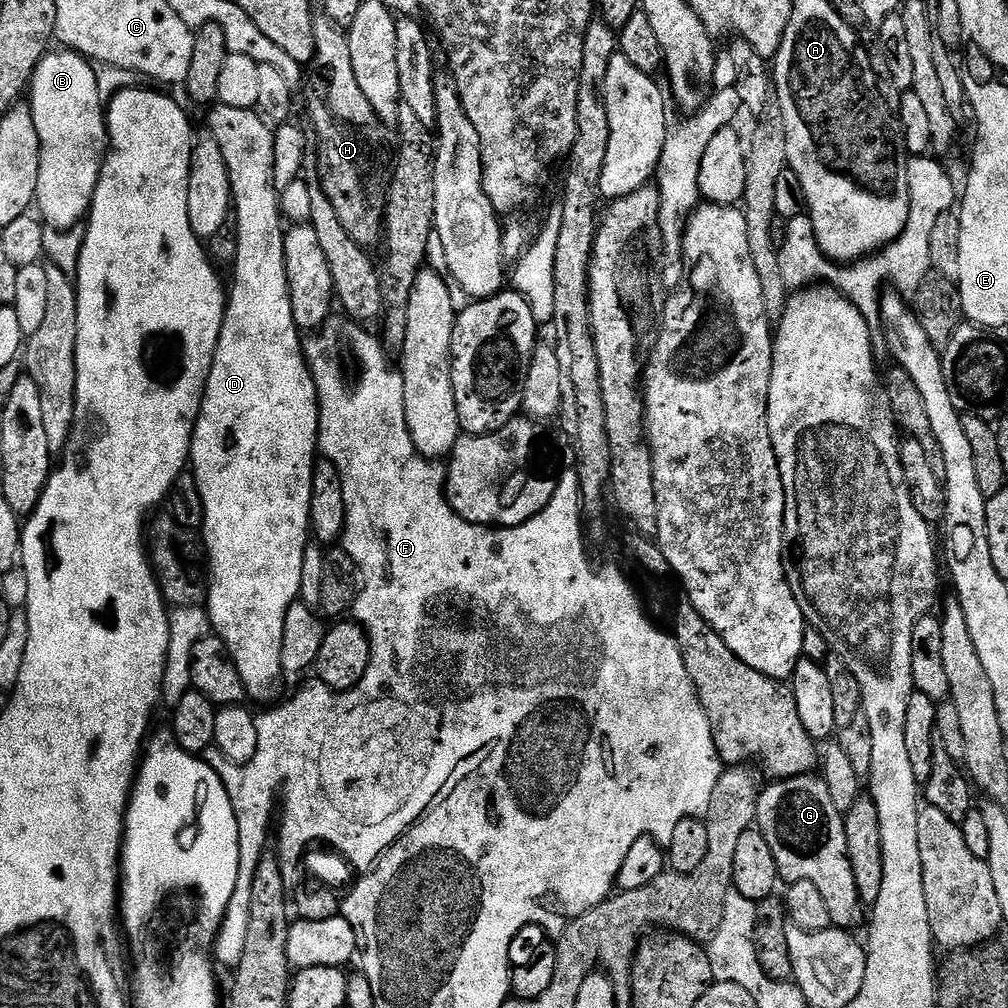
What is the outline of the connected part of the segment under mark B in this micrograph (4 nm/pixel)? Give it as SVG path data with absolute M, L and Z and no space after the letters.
M49 51L32 73L30 107L40 143L40 169L35 207L47 227L69 229L81 223L92 207L100 167L108 144L106 108L98 94L96 69L79 52Z

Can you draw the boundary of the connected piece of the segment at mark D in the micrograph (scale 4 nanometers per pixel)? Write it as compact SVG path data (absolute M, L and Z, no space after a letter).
M217 103L208 116L207 131L218 142L218 150L222 150L222 158L226 158L226 170L230 174L231 207L234 209L236 233L238 234L238 254L234 258L236 264L236 281L226 296L224 321L218 338L218 346L214 350L214 362L210 366L210 378L206 382L206 390L202 398L202 406L198 414L196 429L192 435L192 455L190 457L190 471L198 482L198 494L202 494L204 503L204 527L202 529L202 548L206 553L208 566L208 611L211 631L219 636L232 655L234 666L238 670L238 678L242 678L247 699L257 700L260 706L268 706L280 692L286 680L286 673L282 670L282 629L286 627L286 610L297 603L302 582L302 558L306 546L310 543L310 494L312 493L312 479L318 459L318 437L320 435L320 407L318 394L314 386L314 378L308 369L308 362L304 358L302 333L297 328L292 317L290 306L290 288L286 278L286 254L284 253L284 233L280 198L278 189L272 179L274 174L274 132L269 121L260 115L259 111L250 108L231 108Z

